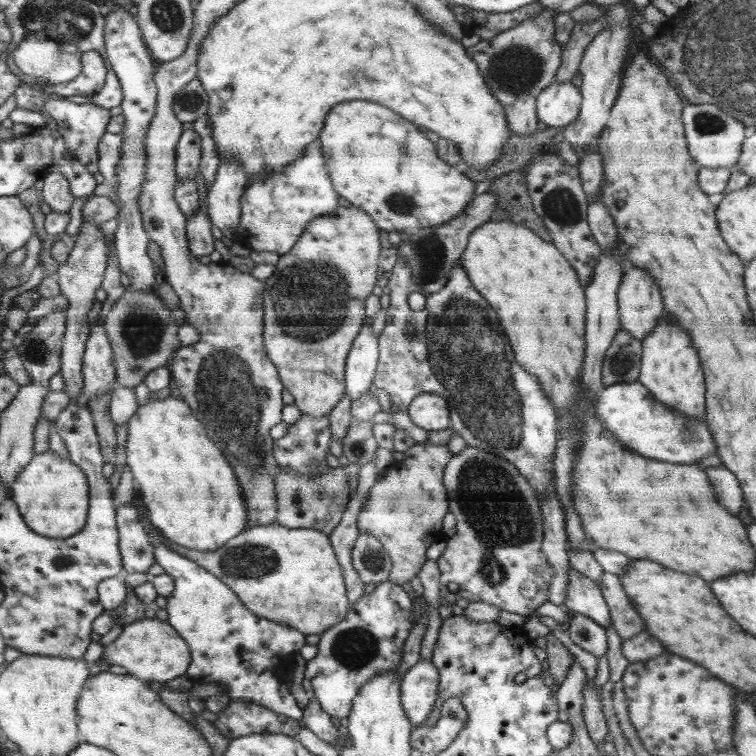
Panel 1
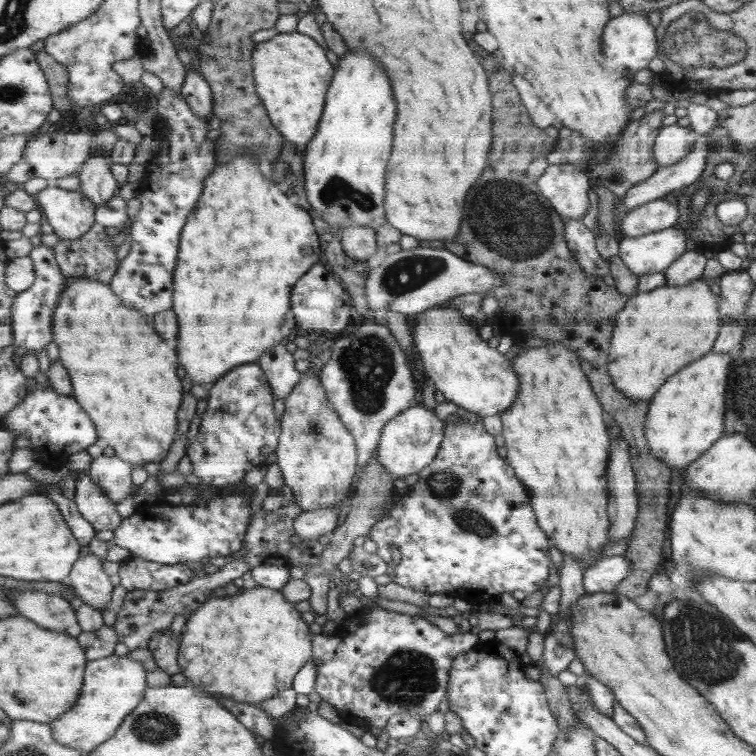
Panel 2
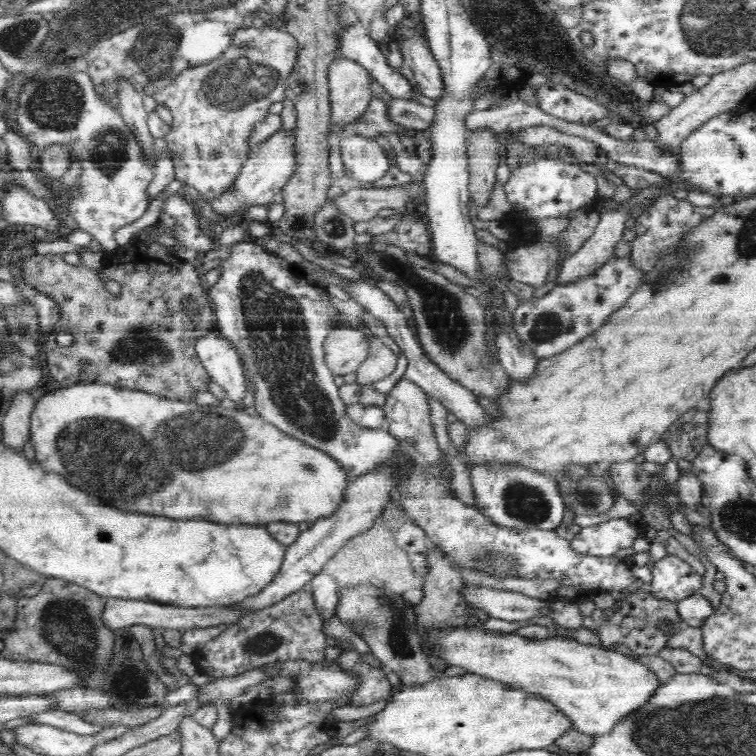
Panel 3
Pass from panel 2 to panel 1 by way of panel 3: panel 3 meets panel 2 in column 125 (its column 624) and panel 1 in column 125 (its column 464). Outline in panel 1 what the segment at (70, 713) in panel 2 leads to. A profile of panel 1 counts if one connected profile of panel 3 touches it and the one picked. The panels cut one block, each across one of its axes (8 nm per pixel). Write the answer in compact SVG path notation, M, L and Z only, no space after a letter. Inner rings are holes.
M144 616L123 626L122 633L108 646L104 646L102 661L118 664L126 672L142 681L165 682L186 675L192 664L192 651L177 630L167 621Z

